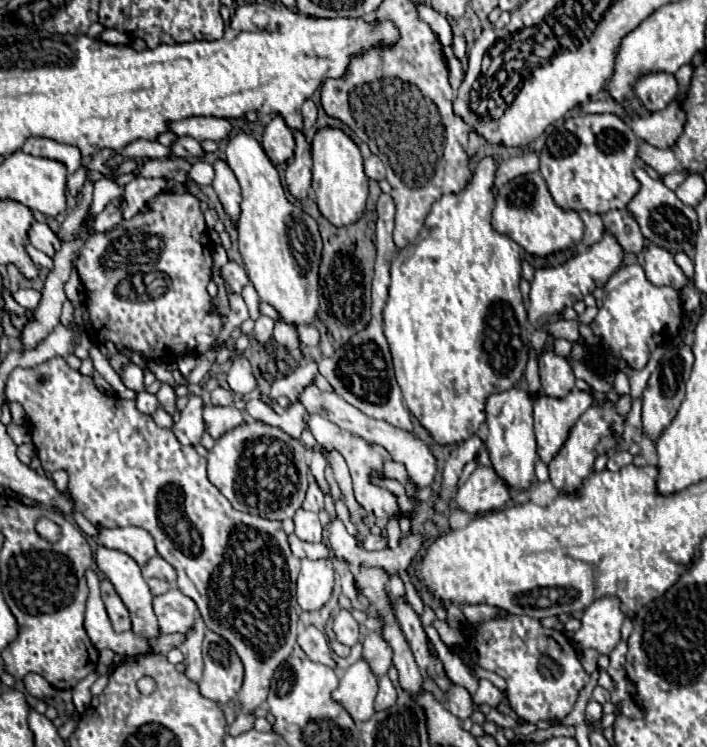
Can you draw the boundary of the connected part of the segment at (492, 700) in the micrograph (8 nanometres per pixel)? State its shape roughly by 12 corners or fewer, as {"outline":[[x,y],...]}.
{"outline":[[480,680],[472,694],[474,704],[488,704],[496,708],[504,702],[490,680]]}

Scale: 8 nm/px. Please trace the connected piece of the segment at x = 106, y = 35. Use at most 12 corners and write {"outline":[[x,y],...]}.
{"outline":[[114,28],[104,30],[100,40],[108,44],[130,44],[128,34]]}

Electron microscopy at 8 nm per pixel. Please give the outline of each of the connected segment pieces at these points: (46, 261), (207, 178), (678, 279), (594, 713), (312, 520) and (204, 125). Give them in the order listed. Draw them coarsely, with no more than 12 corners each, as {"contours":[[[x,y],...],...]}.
{"contours":[[[30,242],[24,244],[34,264],[50,268],[52,258],[34,248]],[[198,160],[188,172],[196,184],[212,184],[214,168]],[[654,244],[644,250],[644,272],[654,286],[680,290],[688,278],[674,256]],[[594,700],[588,702],[586,718],[596,728],[602,718],[602,706]],[[304,508],[294,514],[294,534],[306,542],[322,542],[318,514]],[[226,118],[178,120],[176,136],[222,142],[232,126]]]}

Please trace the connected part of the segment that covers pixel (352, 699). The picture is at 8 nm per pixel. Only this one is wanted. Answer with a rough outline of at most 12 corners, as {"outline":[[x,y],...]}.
{"outline":[[364,660],[342,672],[332,700],[354,722],[374,714],[378,678]]}

